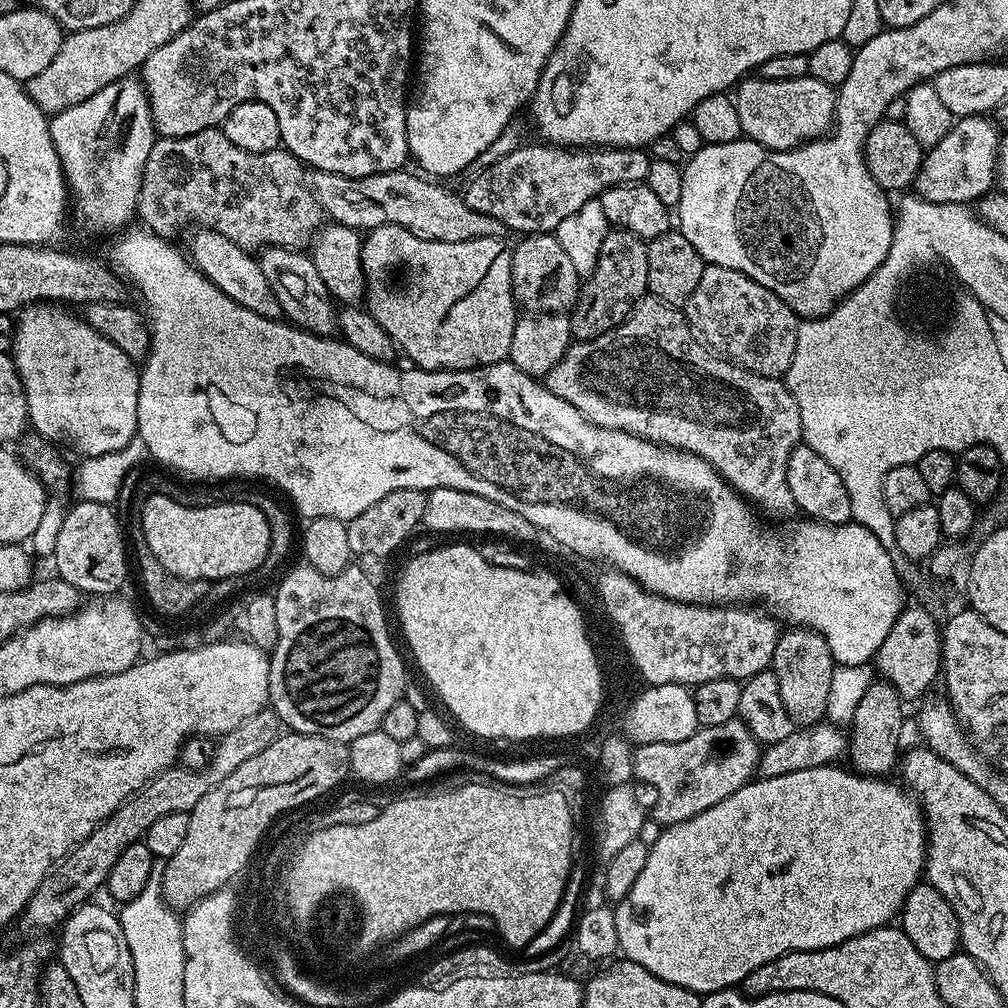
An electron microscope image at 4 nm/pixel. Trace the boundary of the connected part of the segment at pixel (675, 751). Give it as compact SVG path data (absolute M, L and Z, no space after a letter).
M737 718L722 722L722 726L697 727L695 734L682 742L639 745L632 754L634 777L656 791L656 823L677 824L710 810L710 806L718 806L722 798L730 798L734 790L750 783L760 767L761 751L762 745Z

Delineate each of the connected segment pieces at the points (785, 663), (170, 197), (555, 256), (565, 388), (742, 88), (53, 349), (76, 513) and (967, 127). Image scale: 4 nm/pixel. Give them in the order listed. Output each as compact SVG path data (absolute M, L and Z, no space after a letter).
M799 626L781 631L778 646L774 646L770 671L778 678L782 706L786 706L796 725L811 726L825 719L830 680L836 668L837 663L832 659L832 651L822 634Z
M214 127L189 136L157 139L156 145L150 150L150 158L146 158L140 196L136 199L136 216L144 223L141 225L155 236L176 238L172 236L178 235L187 224L197 224L194 225L197 229L222 234L239 248L263 250L282 247L300 250L305 247L304 243L307 245L317 235L321 227L322 209L306 183L305 165L293 152L283 146L262 154L247 152L234 146L224 131Z
M546 232L528 234L517 240L520 241L512 248L512 265L510 266L512 297L515 298L517 305L528 314L541 312L564 314L575 308L576 300L580 296L582 277L578 274L578 270L574 270L574 265L570 262L566 250L562 250L562 242L558 242L558 238L554 234Z
M645 298L614 330L593 340L573 342L562 362L548 372L546 387L598 426L629 432L702 458L761 513L788 516L797 511L786 482L790 454L802 440L802 418L792 391L783 379L759 376L717 354L698 339L677 305Z
M752 74L734 88L734 103L738 110L738 122L742 122L743 135L772 152L799 148L828 135L834 124L837 99L833 85L809 75L790 82L774 82Z
M48 302L29 304L16 320L16 337L10 355L16 363L26 394L31 431L57 446L68 443L80 458L118 454L138 436L136 427L140 374L137 361L122 354L114 342L98 334L98 330L90 327L87 320L79 315L71 316L60 308L63 307Z
M81 499L78 504L74 505L73 508L69 507L64 514L64 521L62 522L62 528L58 533L58 542L57 546L54 549L53 557L54 562L56 562L56 572L55 575L59 577L61 580L65 580L66 582L70 582L70 586L74 586L76 589L80 591L81 594L88 594L88 592L93 592L93 597L96 598L108 598L113 594L119 593L116 592L120 587L124 584L124 579L128 576L128 564L130 568L130 552L126 547L126 540L124 544L124 532L120 529L120 520L116 517L116 508L111 504L103 504L102 502L94 502Z
M987 115L959 117L946 134L946 138L942 138L942 142L932 145L925 151L924 161L916 175L915 195L920 196L926 202L938 202L939 204L971 205L981 200L986 193L993 191L998 180L1001 139L1001 129Z

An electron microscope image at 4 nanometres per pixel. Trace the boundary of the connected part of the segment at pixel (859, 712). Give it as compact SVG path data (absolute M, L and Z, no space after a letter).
M883 678L873 682L862 695L862 700L858 703L850 723L847 751L847 755L852 756L851 767L859 775L884 778L889 775L888 771L895 764L897 767L902 756L900 739L904 736L904 707L906 707L905 701L896 693L894 686L890 686Z

